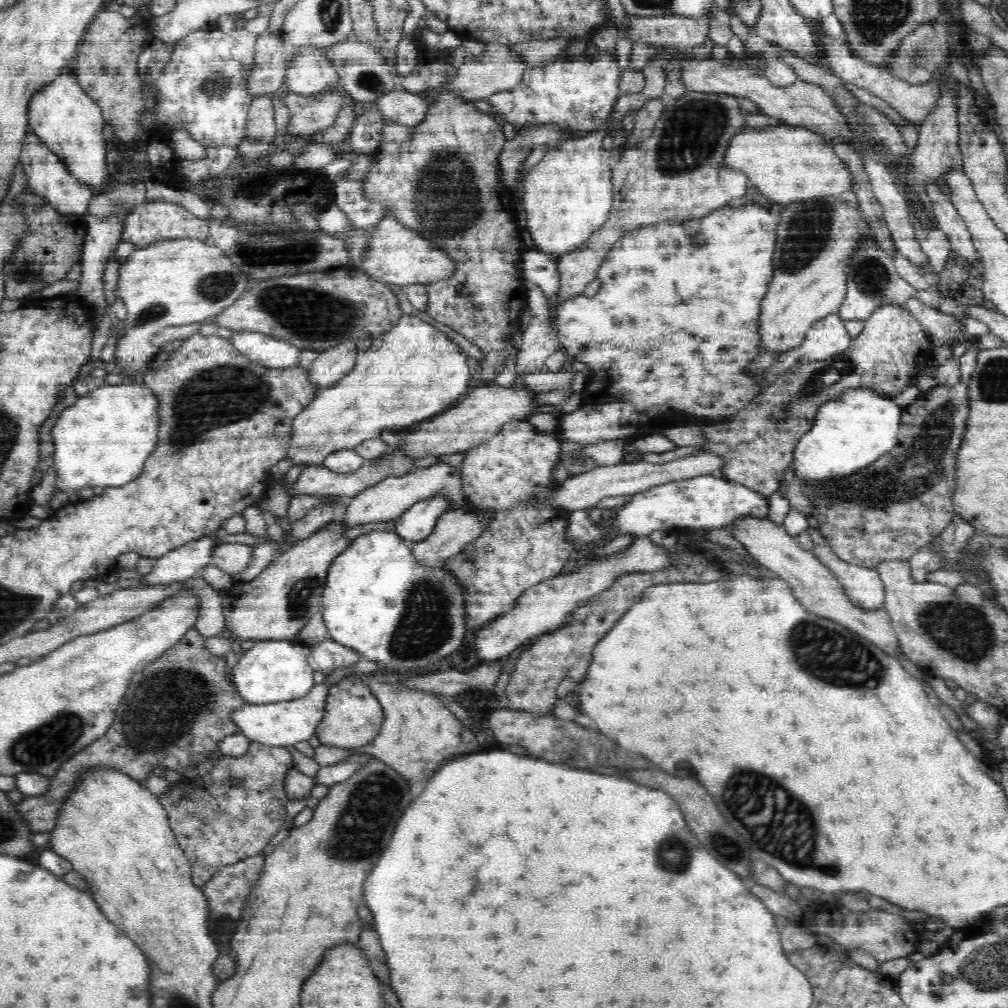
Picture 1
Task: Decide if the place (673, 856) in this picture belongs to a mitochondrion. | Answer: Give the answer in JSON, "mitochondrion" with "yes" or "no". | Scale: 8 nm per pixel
{"mitochondrion":"yes"}

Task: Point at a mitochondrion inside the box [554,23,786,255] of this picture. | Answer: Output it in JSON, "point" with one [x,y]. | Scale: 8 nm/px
{"point":[691,133]}

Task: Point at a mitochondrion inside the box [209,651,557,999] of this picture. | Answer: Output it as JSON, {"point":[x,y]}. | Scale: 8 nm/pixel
{"point":[363,824]}

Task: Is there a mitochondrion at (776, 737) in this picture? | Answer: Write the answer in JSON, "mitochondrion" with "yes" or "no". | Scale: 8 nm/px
{"mitochondrion":"no"}

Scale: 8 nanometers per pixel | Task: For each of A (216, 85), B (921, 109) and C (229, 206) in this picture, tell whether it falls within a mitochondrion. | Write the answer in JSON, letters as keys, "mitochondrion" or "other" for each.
{"A":"mitochondrion","B":"other","C":"other"}

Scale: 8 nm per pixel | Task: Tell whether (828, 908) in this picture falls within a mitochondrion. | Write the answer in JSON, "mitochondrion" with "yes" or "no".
{"mitochondrion":"no"}

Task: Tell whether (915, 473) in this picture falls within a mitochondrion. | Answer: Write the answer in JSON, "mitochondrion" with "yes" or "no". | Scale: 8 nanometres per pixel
{"mitochondrion":"yes"}

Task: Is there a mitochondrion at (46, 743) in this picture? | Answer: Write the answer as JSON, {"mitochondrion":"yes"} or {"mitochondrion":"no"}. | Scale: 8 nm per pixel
{"mitochondrion":"yes"}

